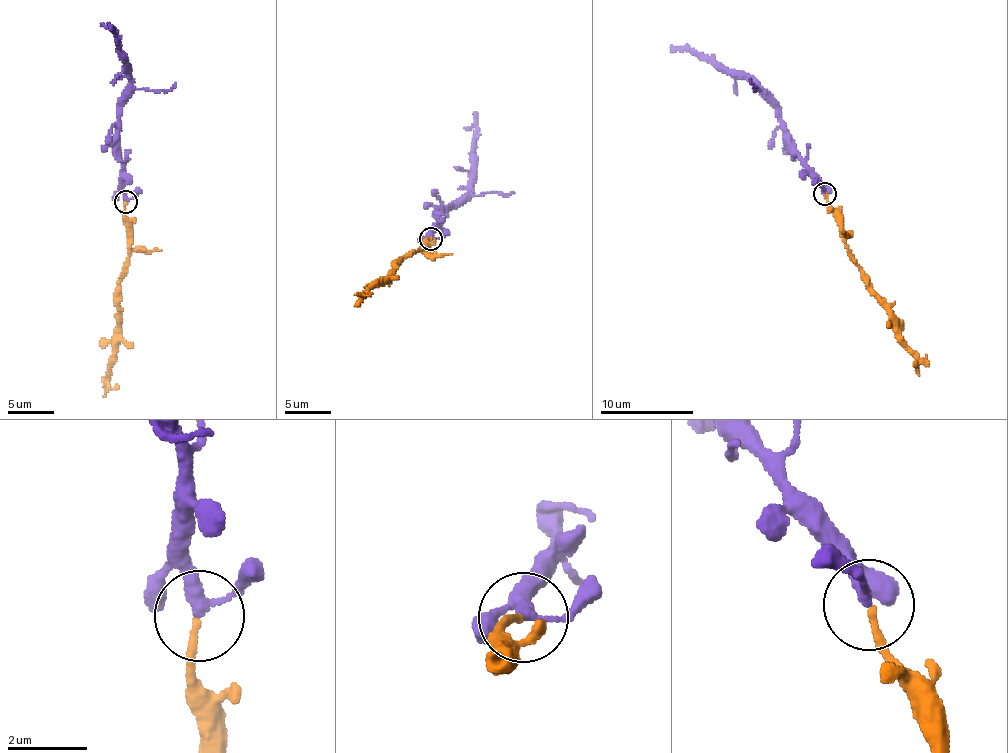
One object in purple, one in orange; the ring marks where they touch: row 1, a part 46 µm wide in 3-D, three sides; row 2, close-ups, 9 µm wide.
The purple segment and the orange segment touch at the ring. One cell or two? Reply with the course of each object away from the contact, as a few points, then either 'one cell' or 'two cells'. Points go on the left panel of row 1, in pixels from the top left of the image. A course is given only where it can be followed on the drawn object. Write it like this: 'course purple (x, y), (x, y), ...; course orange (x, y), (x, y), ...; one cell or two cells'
course purple (126, 201), (117, 106), (129, 84), (116, 36), (107, 23); course orange (126, 203), (126, 267), (117, 285), (115, 360), (107, 379), (112, 389), (118, 386); one cell

